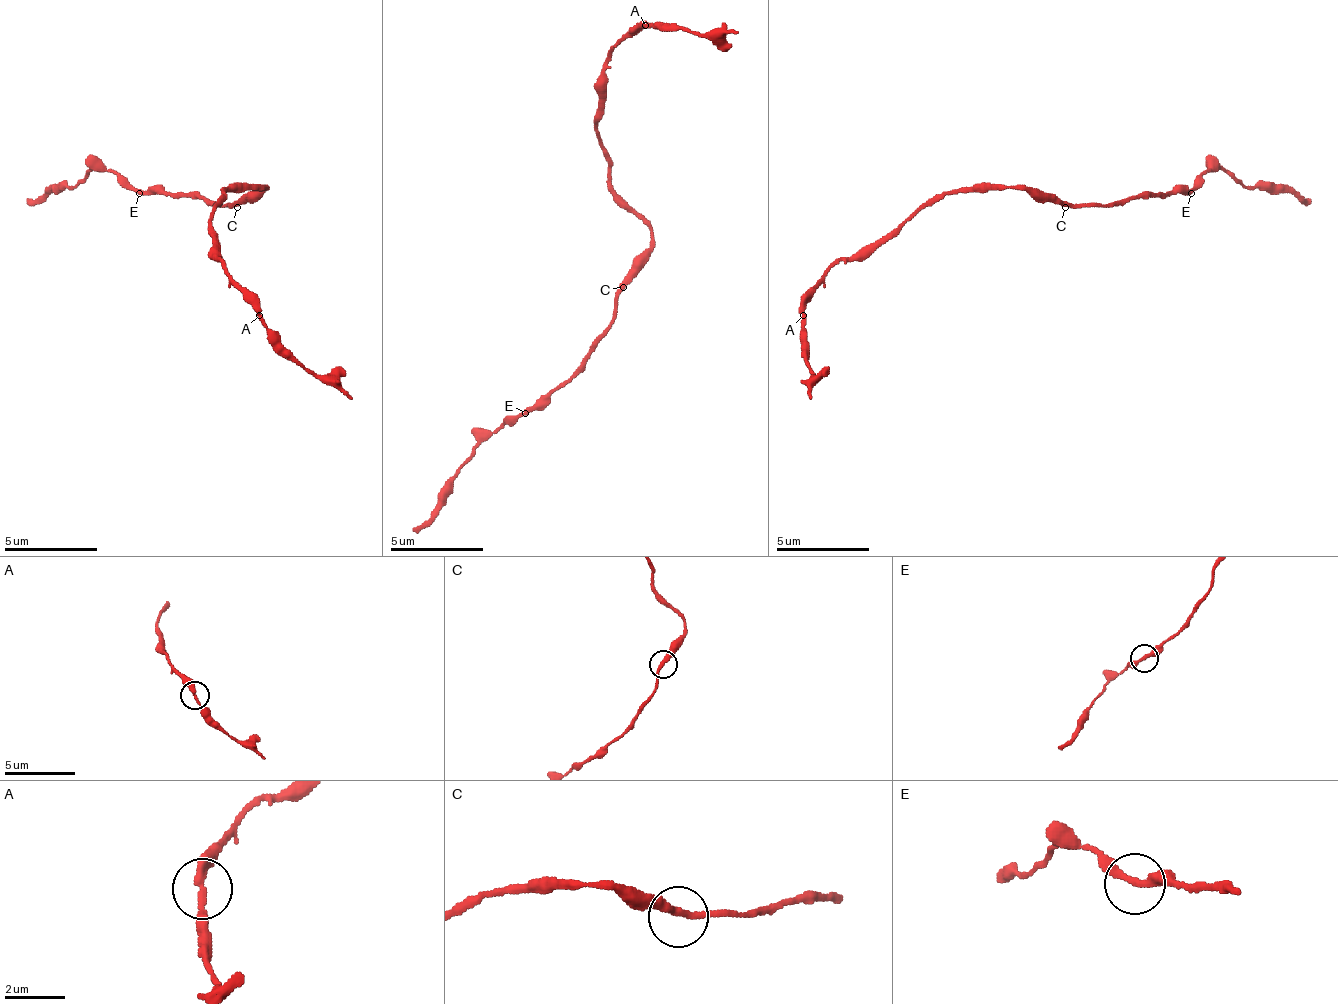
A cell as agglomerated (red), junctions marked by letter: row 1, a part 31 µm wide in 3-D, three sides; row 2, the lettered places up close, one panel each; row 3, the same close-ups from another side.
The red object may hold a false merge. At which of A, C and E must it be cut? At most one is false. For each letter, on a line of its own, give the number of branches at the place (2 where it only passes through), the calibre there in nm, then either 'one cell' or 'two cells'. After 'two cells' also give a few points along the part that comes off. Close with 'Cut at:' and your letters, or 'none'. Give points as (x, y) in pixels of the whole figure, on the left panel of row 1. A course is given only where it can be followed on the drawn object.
A: 2 branches meet; 280 nm thick; one cell
C: 2 branches meet; 280 nm thick; one cell
E: 2 branches meet; 280 nm thick; one cell
Cut at: none

